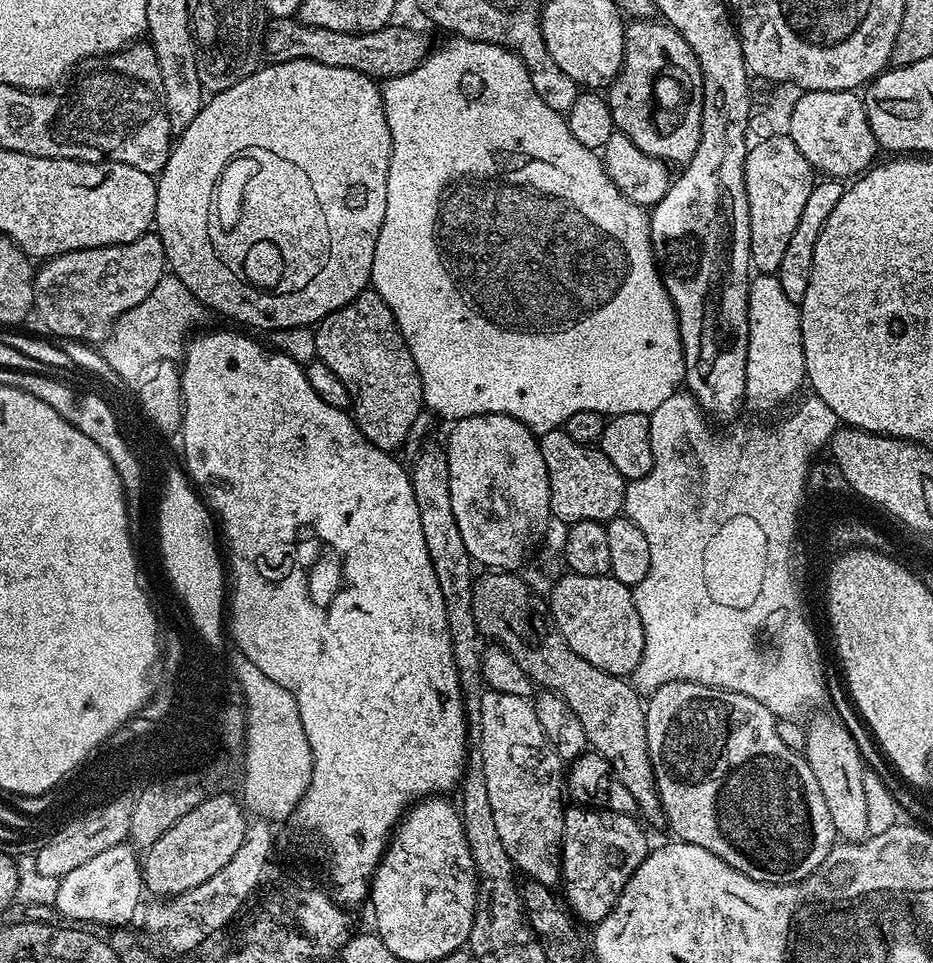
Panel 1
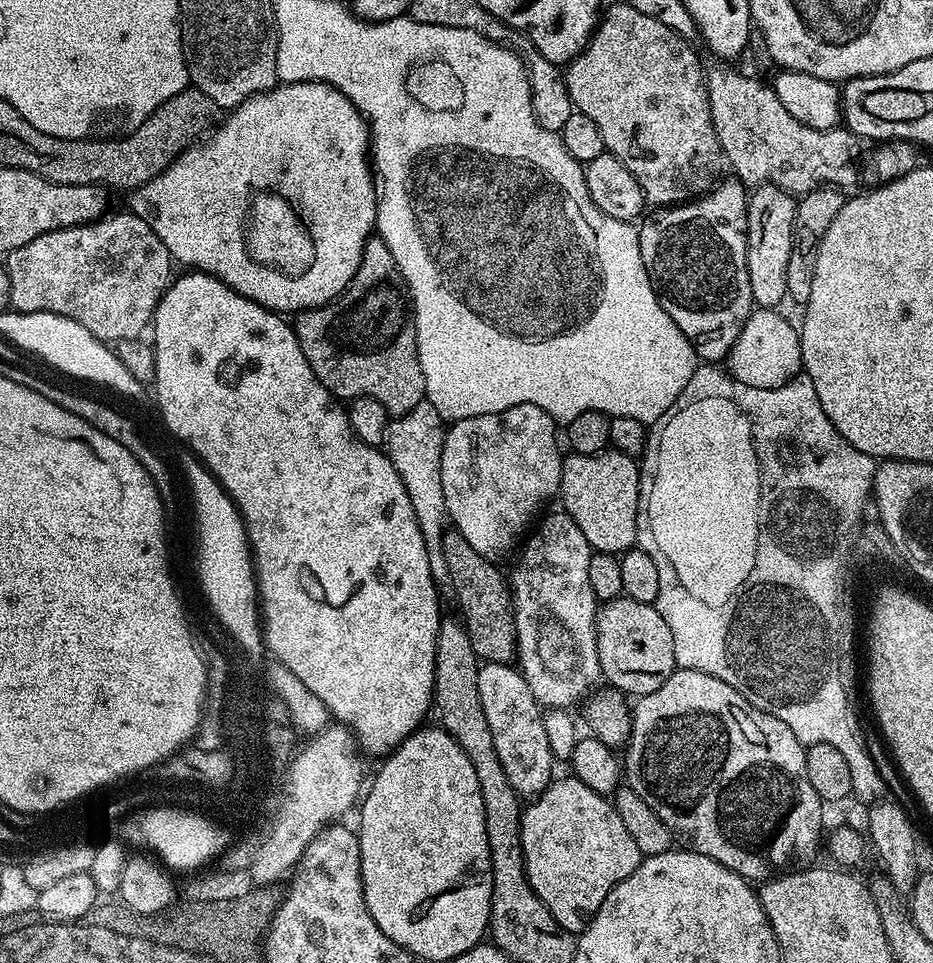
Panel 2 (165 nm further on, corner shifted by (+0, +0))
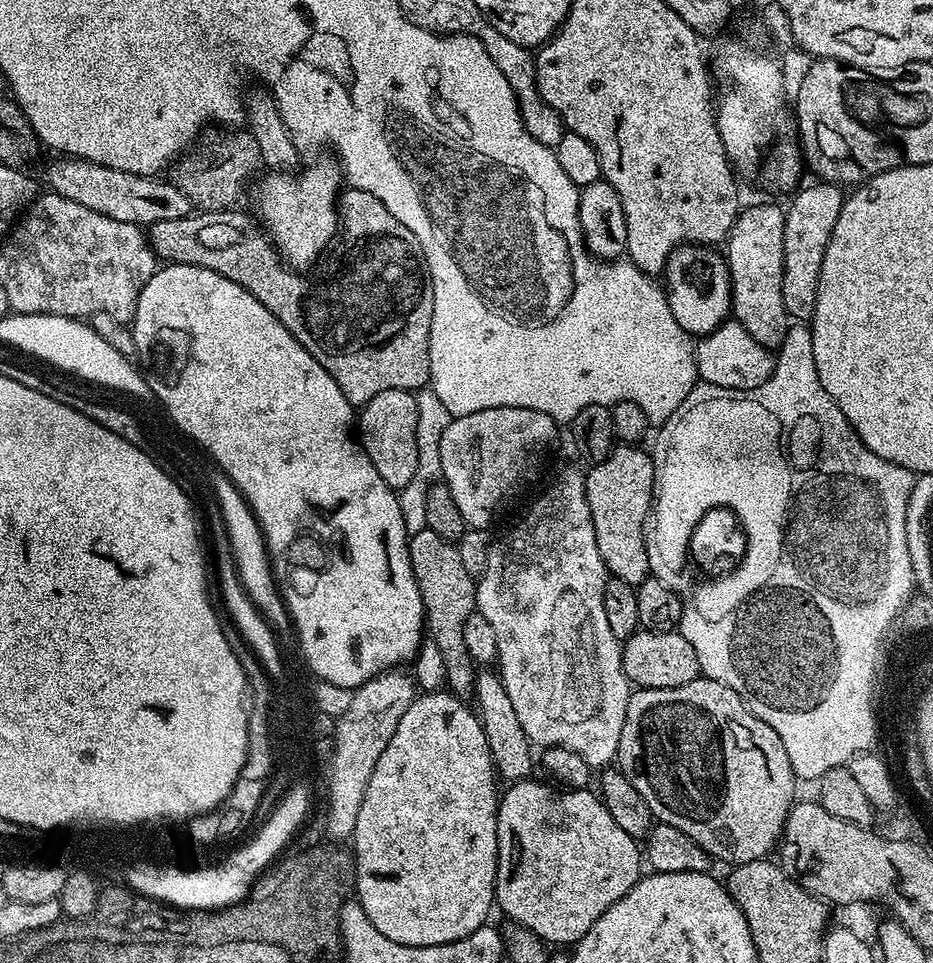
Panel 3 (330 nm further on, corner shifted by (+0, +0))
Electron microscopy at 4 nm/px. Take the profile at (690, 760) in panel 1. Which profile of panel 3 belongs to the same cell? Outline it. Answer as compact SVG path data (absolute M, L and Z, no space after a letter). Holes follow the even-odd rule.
M701 678L694 682L686 682L686 686L674 686L673 688L636 688L629 695L626 706L626 722L622 726L622 738L618 742L616 760L621 772L630 778L630 786L646 798L646 806L650 806L653 817L659 823L674 826L674 830L682 830L682 834L690 834L702 850L706 850L708 856L713 860L721 860L727 866L745 864L755 860L763 860L769 855L768 851L779 845L780 838L784 834L784 823L792 805L797 803L796 784L798 778L790 766L790 754L786 754L786 746L782 746L782 738L762 718L758 718L748 709L740 693L735 692L730 686Z

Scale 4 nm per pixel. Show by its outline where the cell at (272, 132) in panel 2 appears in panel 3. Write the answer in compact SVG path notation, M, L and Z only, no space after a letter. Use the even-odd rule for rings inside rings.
M332 158L316 160L309 168L302 168L295 174L286 170L269 171L256 192L256 212L264 223L263 231L275 244L280 259L289 268L308 270L321 259L320 251L337 239L342 173L339 163Z

